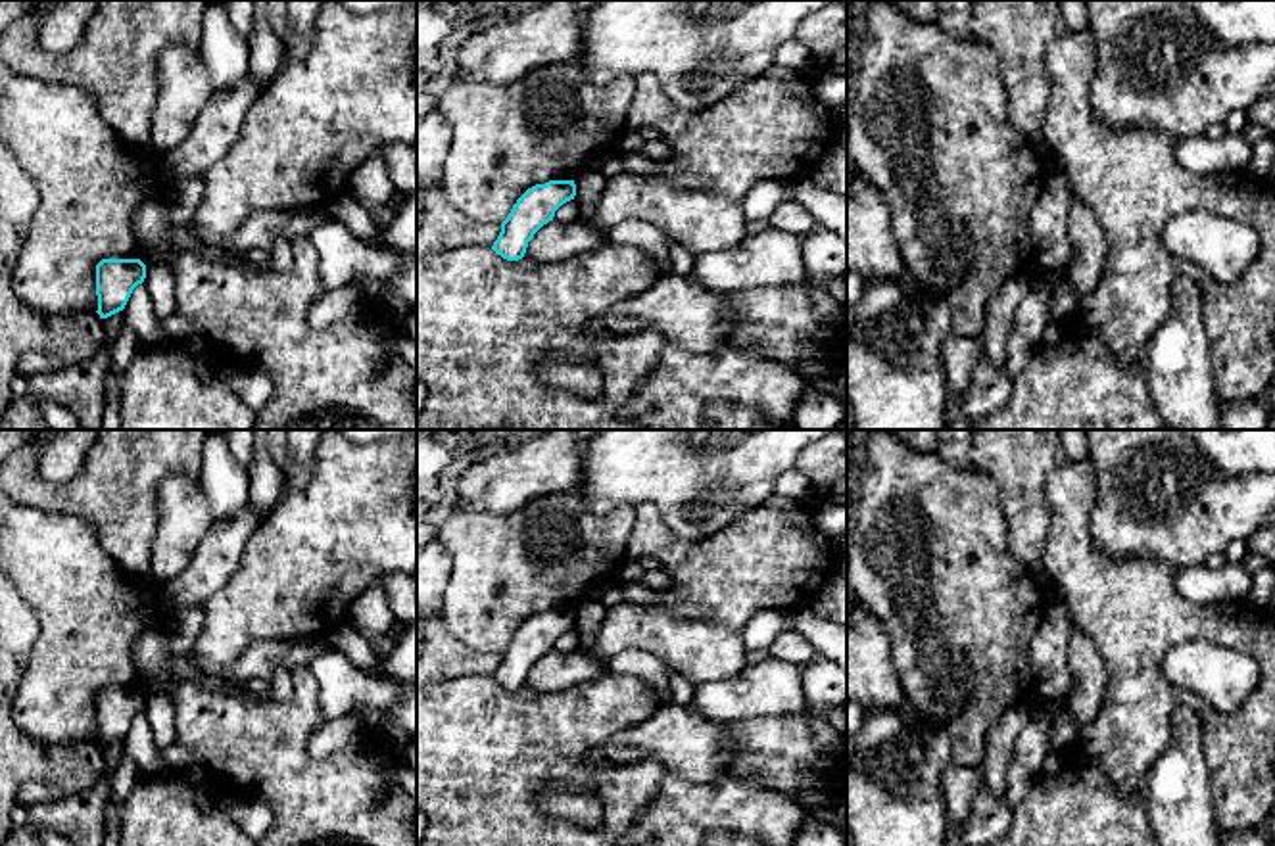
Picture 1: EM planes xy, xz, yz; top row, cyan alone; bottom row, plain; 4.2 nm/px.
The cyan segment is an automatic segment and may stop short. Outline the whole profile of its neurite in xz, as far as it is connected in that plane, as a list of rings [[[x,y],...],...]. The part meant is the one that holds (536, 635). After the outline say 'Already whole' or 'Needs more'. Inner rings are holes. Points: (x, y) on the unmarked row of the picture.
[[[549,610],[528,618],[501,652],[492,679],[507,691],[522,689],[534,664],[553,650],[555,641],[574,625],[574,610]]]. Already whole

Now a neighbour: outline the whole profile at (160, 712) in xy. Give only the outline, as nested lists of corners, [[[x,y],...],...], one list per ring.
[[[165,693],[146,694],[144,714],[154,733],[154,740],[159,748],[165,748],[177,740],[175,733],[175,708]]]

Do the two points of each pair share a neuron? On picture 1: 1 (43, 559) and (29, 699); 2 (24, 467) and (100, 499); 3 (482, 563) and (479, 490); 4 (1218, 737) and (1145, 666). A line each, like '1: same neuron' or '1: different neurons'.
1: same neuron
2: same neuron
3: different neurons
4: same neuron

